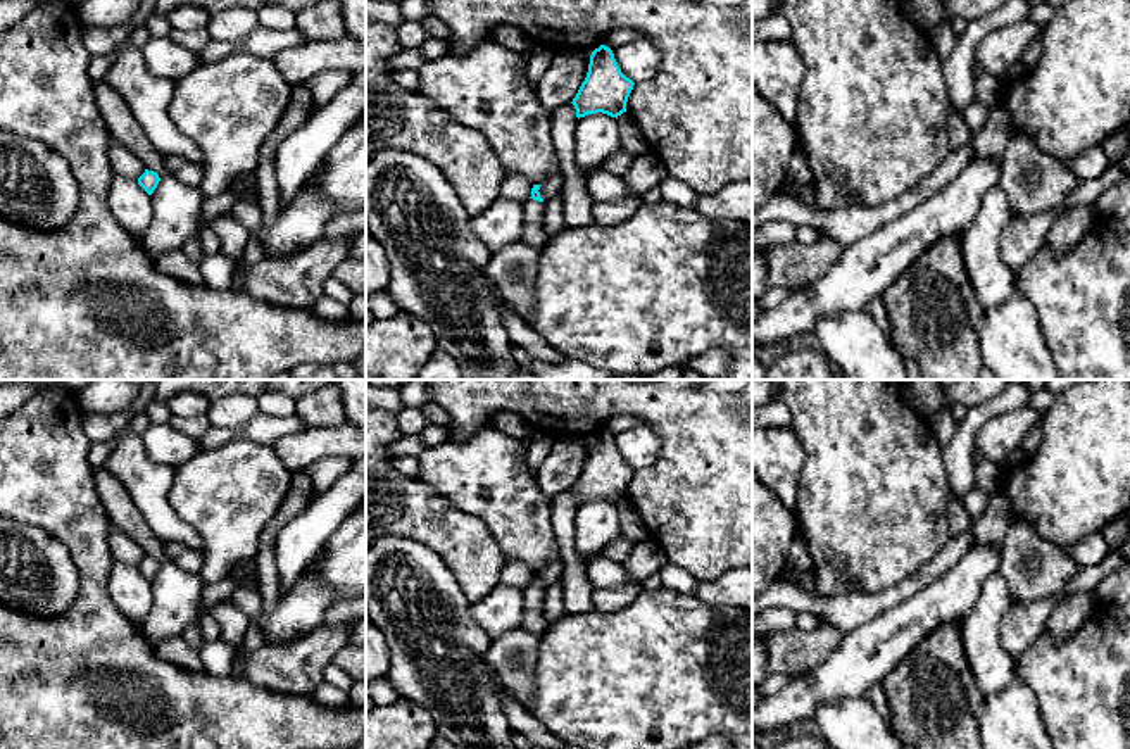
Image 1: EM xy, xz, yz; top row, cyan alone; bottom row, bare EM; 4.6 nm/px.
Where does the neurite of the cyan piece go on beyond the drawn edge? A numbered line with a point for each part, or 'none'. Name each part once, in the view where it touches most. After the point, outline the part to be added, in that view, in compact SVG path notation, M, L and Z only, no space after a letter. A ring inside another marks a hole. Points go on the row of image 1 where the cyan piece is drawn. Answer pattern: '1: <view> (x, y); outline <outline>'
1: xz (533, 233); outline M528 198L524 204L524 228L523 228L523 240L526 245L535 249L542 249L549 238L549 233L543 226L543 209L545 204Z

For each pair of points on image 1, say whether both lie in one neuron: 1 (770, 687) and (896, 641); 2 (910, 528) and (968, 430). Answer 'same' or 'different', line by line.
1: different
2: different

